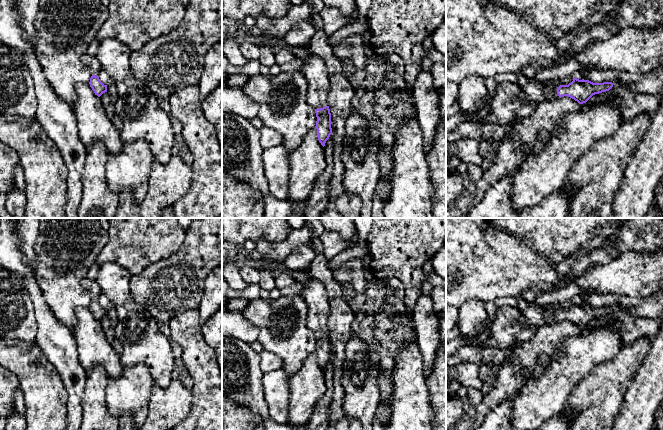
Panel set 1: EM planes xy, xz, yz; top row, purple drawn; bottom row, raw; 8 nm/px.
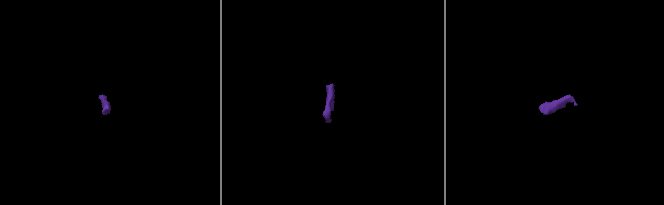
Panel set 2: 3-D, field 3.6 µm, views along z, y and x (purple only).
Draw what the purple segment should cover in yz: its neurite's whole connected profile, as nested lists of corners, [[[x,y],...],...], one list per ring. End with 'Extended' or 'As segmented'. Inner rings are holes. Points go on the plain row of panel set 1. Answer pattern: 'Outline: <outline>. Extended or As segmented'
Outline: [[[574,302],[568,309],[560,309],[557,318],[559,321],[568,320],[579,328],[583,328],[593,319],[609,315],[612,311],[612,306],[593,307],[589,304]]]. As segmented

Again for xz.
Outline: [[[310,264],[307,268],[294,272],[294,276],[304,272],[308,277],[301,297],[305,300],[308,308],[307,327],[315,333],[317,345],[318,364],[324,371],[332,358],[331,337],[327,326],[327,318],[330,313],[330,304],[325,286],[309,273]]]. Extended

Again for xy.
Outline: [[[84,277],[81,280],[81,285],[90,295],[91,302],[89,308],[92,314],[94,315],[95,319],[100,321],[103,317],[107,316],[107,309],[104,309],[98,301],[100,295],[102,294],[99,284],[96,282],[96,280],[90,280]]]. Extended

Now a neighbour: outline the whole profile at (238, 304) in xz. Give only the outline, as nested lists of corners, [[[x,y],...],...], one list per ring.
[[[242,298],[232,299],[232,300],[228,301],[225,309],[233,310],[233,311],[242,311],[246,308],[248,303],[249,303],[249,300],[246,300],[246,299],[242,299]]]

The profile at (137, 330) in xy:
[[[133,299],[116,307],[118,322],[114,327],[115,336],[122,344],[123,351],[119,355],[123,368],[143,364],[149,370],[154,382],[161,388],[166,388],[173,380],[172,372],[175,365],[171,340],[159,329],[159,323],[150,312]]]

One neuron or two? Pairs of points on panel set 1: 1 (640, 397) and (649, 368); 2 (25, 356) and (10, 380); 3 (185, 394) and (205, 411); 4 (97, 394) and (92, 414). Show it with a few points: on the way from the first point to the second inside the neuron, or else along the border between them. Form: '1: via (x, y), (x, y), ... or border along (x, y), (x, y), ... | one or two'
1: via (647, 390), (649, 375) | one
2: border along (10, 371), (17, 378), (19, 385) | two
3: border along (191, 389), (191, 408), (182, 419) | two
4: via (94, 399), (94, 409) | one

